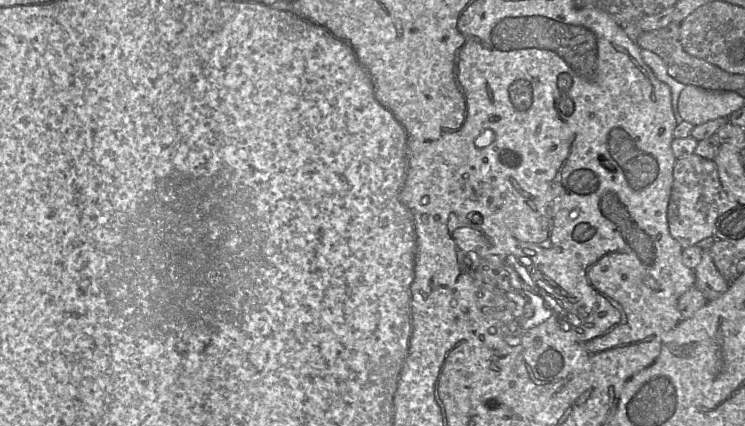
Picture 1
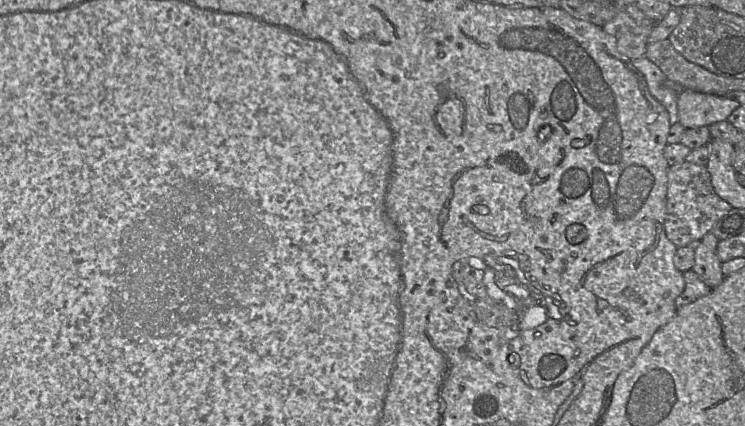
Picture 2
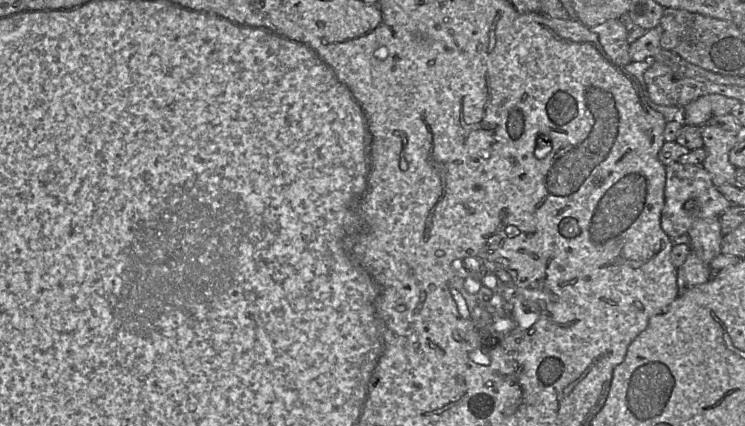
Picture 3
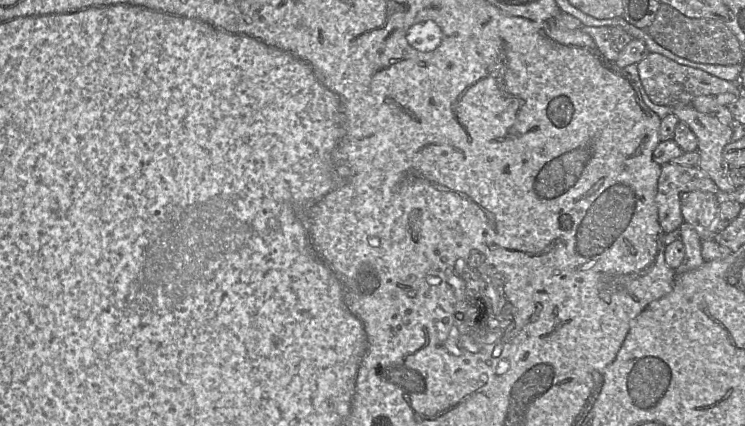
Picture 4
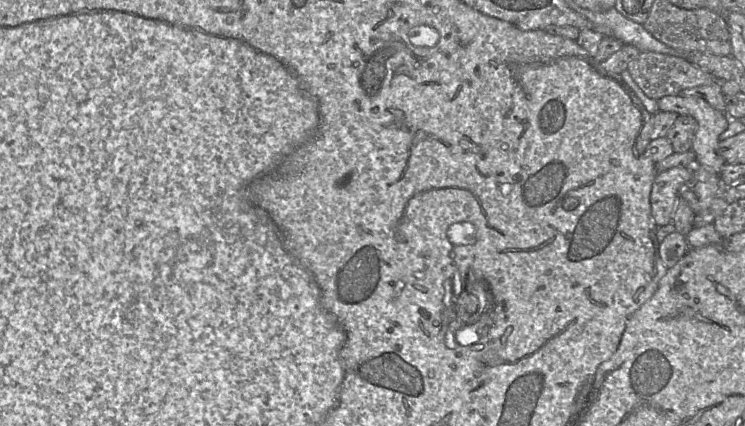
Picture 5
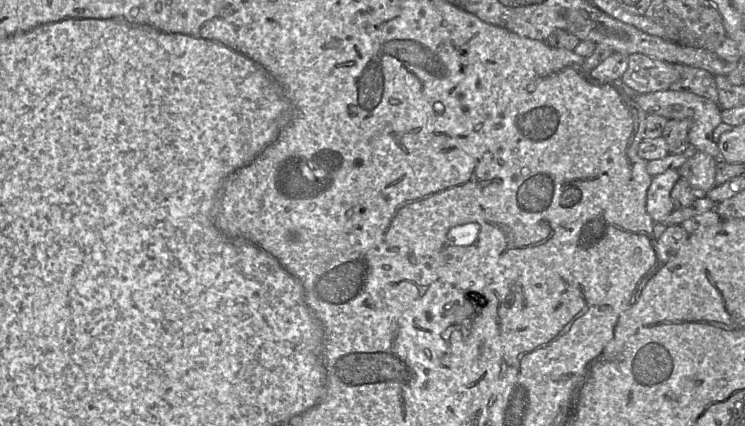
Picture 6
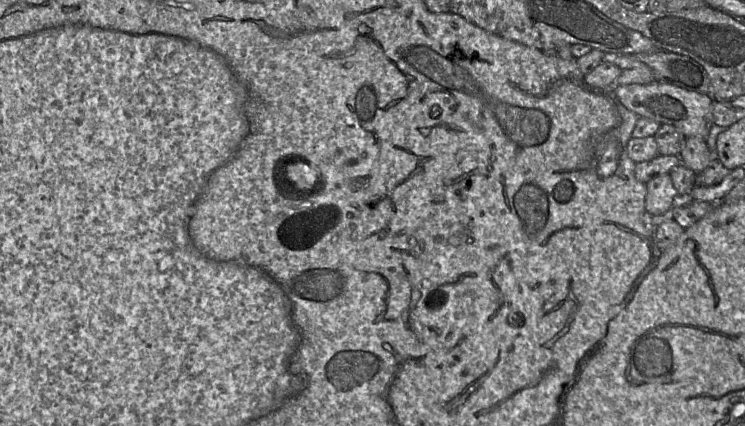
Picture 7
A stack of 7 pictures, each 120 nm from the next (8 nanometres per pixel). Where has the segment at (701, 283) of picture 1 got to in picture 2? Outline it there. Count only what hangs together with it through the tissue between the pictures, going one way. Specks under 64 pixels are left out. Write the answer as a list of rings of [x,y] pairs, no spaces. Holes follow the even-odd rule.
[[[709,232],[697,244],[695,248],[695,264],[692,270],[712,290],[723,282],[725,276],[722,273],[717,245],[719,240]]]

